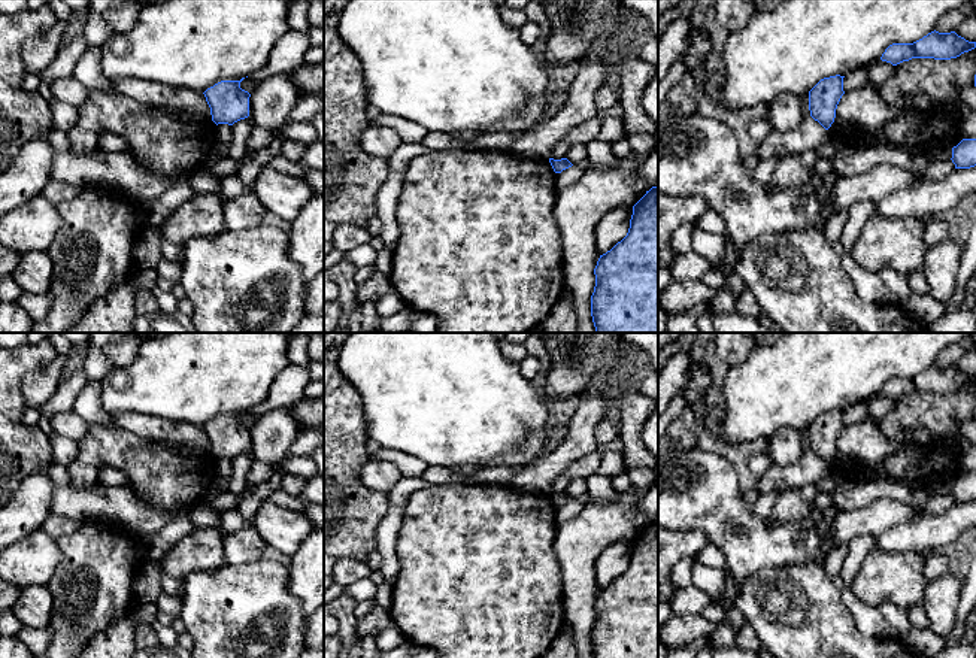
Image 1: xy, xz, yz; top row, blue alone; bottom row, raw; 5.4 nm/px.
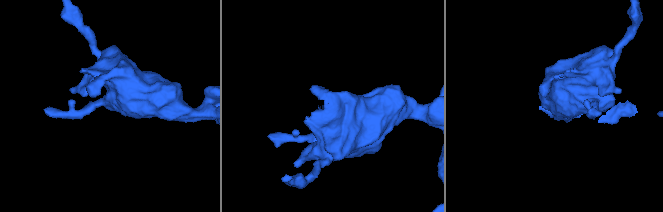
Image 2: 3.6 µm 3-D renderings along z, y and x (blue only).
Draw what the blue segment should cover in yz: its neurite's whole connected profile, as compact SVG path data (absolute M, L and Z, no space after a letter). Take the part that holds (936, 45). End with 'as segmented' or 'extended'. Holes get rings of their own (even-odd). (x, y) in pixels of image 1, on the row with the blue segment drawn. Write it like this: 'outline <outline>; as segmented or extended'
outline M931 31L913 43L892 43L882 54L880 60L897 66L912 58L951 60L976 48L955 31Z; as segmented

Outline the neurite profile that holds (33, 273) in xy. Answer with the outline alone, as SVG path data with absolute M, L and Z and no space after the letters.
M31 251L21 255L12 272L13 281L28 294L48 294L52 279L54 264L48 252Z

